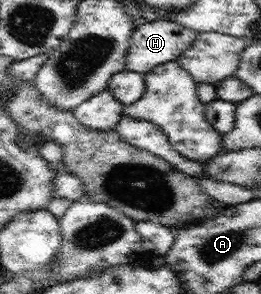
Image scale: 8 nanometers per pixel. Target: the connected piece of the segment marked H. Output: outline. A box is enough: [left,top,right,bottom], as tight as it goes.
[127,20,200,74]

